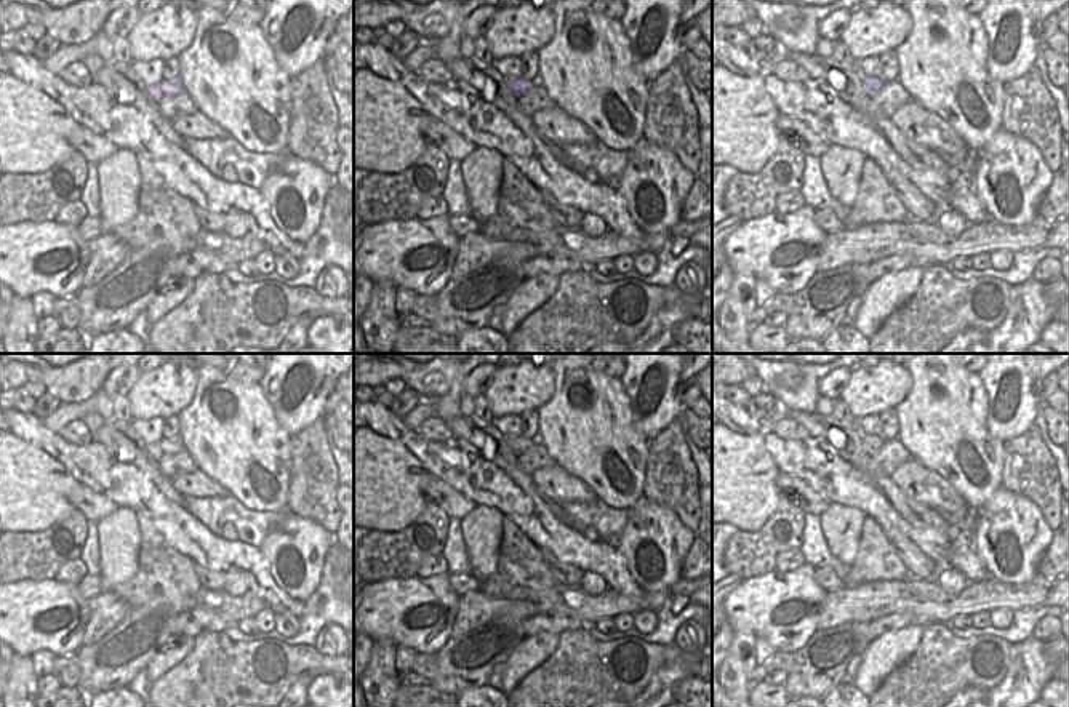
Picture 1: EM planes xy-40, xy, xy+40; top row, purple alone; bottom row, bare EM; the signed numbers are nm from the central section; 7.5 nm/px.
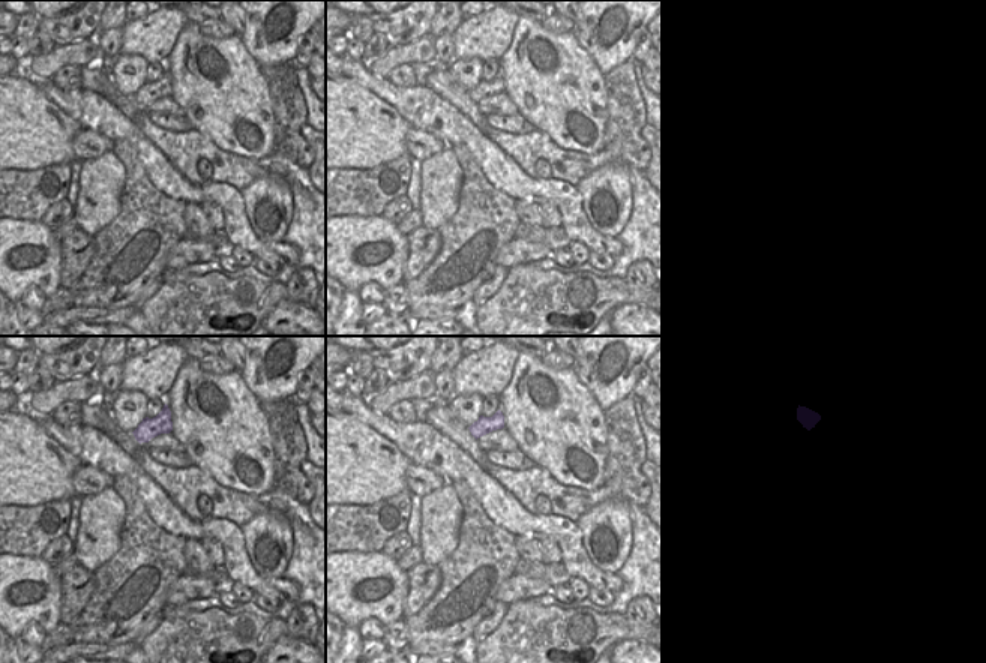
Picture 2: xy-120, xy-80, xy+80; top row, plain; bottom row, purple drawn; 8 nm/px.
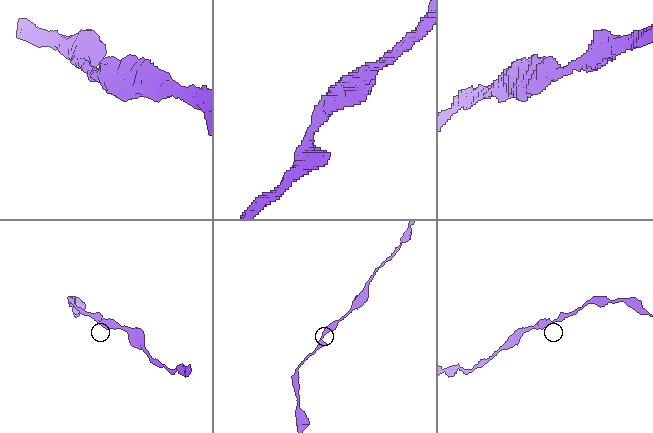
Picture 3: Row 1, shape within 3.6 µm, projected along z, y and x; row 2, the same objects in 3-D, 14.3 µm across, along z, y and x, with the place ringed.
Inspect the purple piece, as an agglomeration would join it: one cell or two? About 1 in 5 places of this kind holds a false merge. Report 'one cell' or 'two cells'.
one cell

